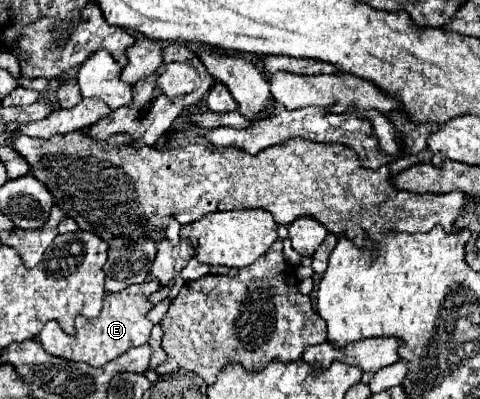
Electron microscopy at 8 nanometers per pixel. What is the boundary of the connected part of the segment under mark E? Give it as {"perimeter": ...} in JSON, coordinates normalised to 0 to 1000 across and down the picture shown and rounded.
{"perimeter":[[[271,714],[267,724],[250,734],[225,734],[217,749],[217,769],[208,794],[192,805],[175,805],[175,794],[158,799],[158,840],[142,845],[129,825],[121,825],[117,805],[104,805],[79,855],[92,865],[92,875],[117,895],[142,900],[142,905],[175,905],[192,920],[217,920],[233,900],[263,885],[271,870],[288,870],[308,860],[317,810],[304,799],[308,779],[317,774],[317,759],[308,754],[308,724],[304,714]]]}

